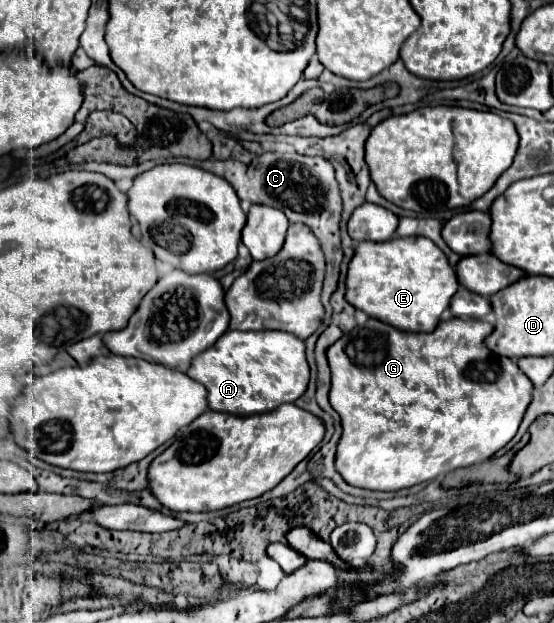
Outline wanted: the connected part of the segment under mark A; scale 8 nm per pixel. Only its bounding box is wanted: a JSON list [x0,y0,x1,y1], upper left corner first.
[186,331,310,415]

